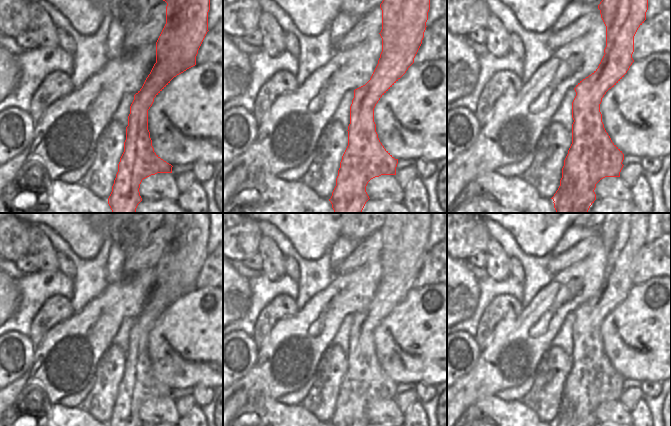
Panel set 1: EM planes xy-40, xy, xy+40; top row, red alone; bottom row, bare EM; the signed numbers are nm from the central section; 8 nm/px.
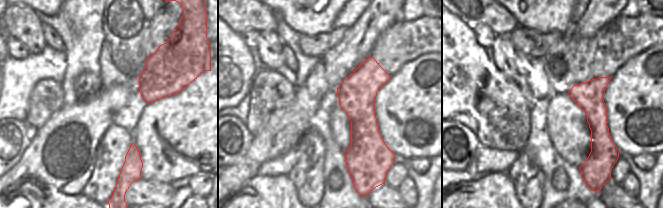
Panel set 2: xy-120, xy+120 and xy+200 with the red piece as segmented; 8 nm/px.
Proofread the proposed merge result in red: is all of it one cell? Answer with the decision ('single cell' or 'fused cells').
fused cells

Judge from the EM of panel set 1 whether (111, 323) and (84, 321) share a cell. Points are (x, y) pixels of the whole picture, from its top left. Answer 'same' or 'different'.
same

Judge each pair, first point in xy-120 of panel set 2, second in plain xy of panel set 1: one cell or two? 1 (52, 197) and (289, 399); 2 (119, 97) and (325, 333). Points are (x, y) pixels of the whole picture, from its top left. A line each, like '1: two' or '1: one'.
1: two
2: one

